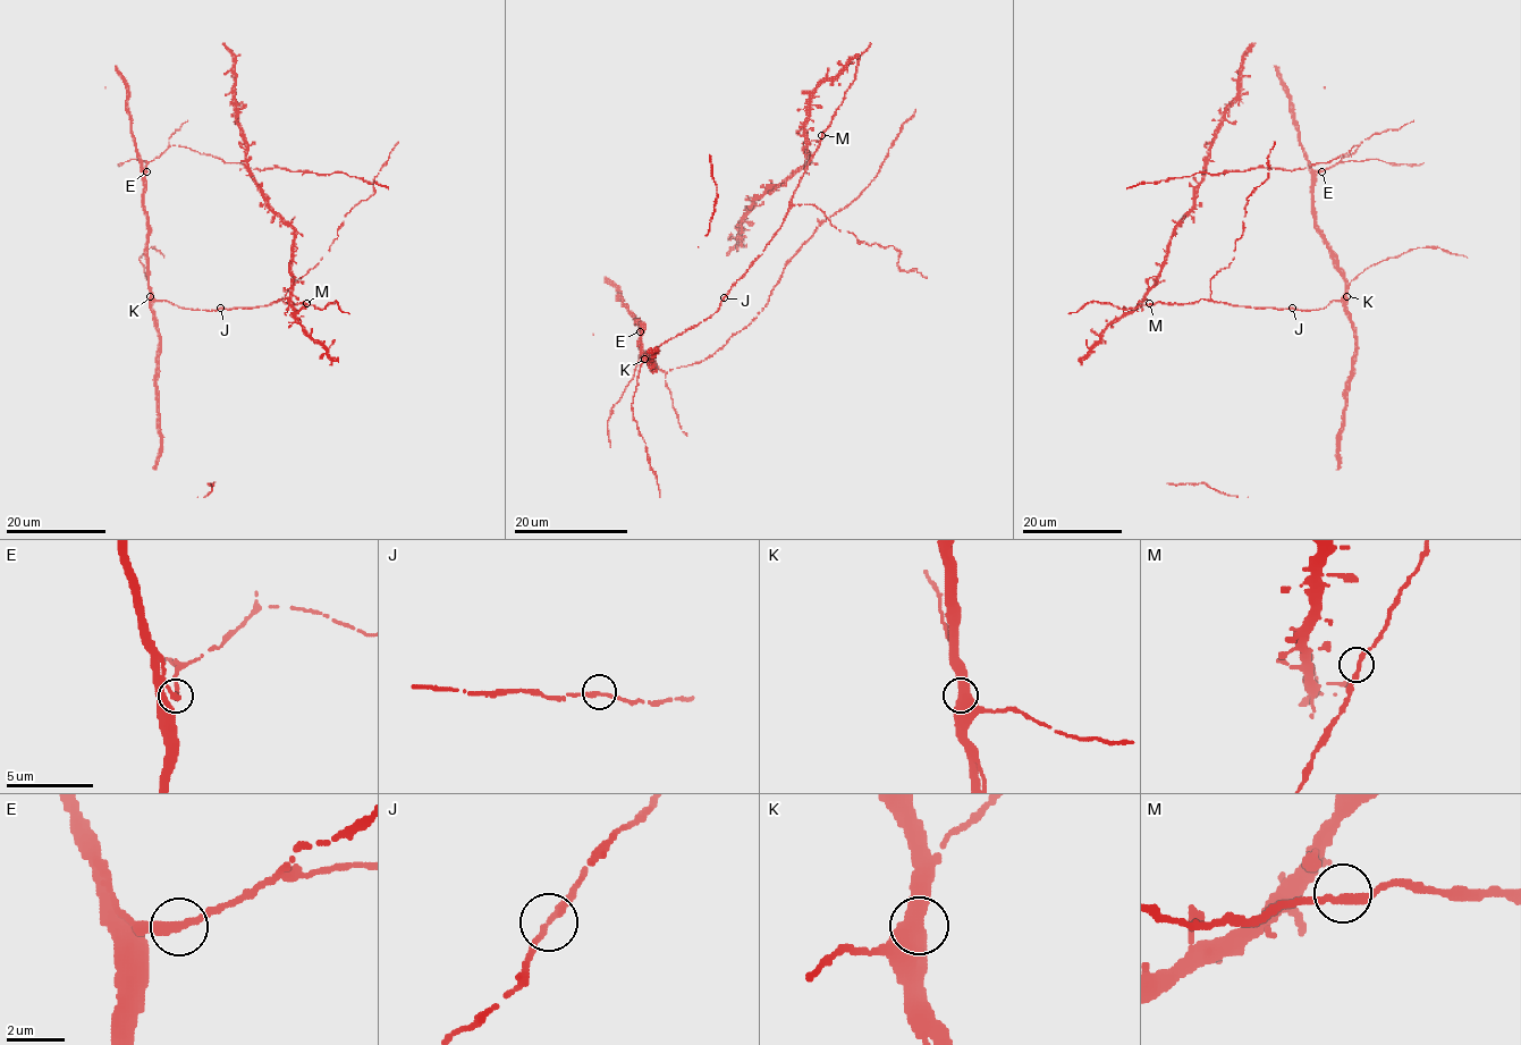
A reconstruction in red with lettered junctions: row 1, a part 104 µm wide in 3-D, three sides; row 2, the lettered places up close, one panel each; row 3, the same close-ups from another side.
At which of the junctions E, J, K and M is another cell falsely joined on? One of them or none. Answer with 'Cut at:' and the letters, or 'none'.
Cut at: none

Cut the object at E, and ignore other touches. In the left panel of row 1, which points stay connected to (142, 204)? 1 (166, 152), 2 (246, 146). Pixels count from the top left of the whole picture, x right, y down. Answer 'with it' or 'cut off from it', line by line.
1: cut off from it
2: with it

